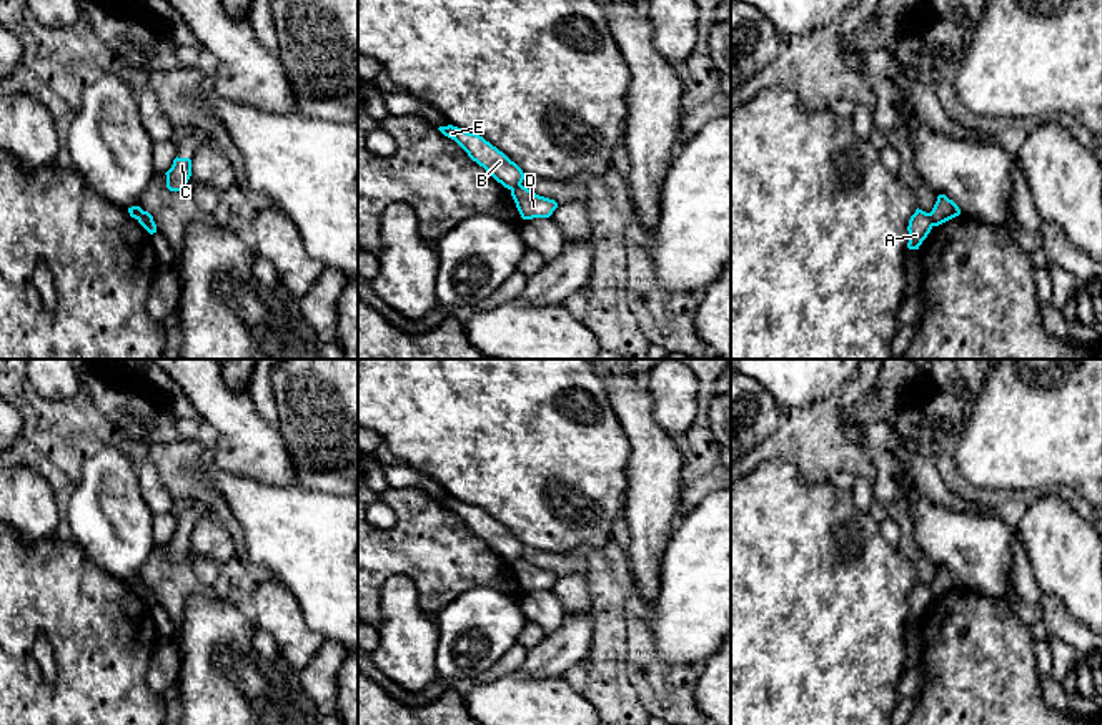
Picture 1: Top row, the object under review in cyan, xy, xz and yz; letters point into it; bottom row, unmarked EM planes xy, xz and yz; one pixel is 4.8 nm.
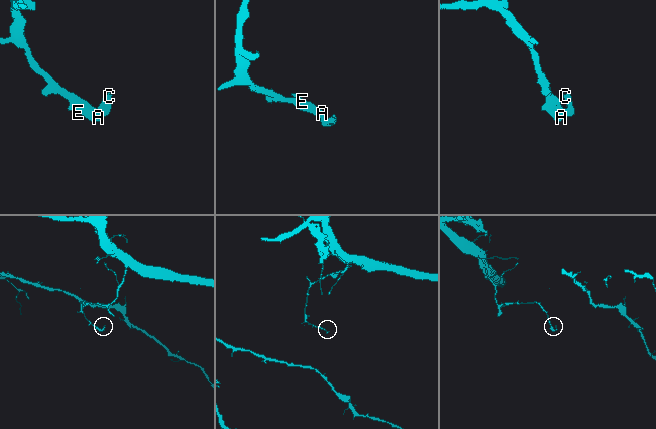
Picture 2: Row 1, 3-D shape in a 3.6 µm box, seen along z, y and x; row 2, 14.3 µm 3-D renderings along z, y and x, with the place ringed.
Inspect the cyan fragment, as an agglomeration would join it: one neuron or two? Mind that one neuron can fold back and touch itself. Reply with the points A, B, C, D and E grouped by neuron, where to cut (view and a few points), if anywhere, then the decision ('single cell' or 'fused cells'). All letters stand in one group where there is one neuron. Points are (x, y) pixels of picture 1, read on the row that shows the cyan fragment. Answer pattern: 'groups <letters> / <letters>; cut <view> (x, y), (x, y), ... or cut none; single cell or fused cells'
groups A B E / C D; cut yz (928, 213), (933, 225); fused cells

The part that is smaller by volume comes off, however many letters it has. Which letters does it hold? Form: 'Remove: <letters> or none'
Remove: C, D

